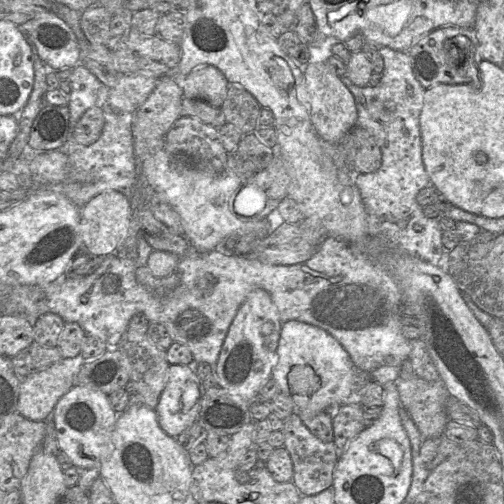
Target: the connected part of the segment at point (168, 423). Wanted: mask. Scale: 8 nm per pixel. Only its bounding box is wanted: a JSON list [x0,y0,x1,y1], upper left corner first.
[155,365,203,438]

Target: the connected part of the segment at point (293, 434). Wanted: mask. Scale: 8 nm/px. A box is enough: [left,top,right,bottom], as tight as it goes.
[284,413,339,496]

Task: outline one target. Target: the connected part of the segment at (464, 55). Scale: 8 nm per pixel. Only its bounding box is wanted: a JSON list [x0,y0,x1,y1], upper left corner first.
[410,25,479,90]

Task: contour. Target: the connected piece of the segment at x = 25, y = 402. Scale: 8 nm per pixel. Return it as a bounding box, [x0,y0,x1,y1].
[17,354,86,421]

